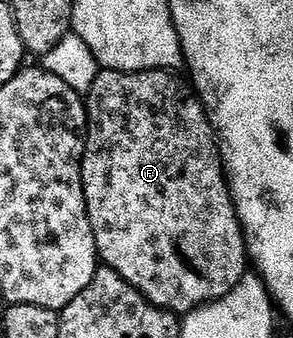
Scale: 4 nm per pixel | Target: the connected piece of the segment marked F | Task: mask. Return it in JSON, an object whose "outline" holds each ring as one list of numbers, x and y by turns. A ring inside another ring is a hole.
{"outline":[[151,69,145,73,97,72,96,82,86,94,86,136,84,155,80,163,84,202,88,212,88,222,92,228,92,238,96,244,97,258,107,268,113,269,130,288,142,294,149,305,175,315,187,315,193,309,199,309,201,305,208,305,211,301,222,299,243,279,250,265,248,250,244,247,244,233,240,230,236,205,228,189,212,126,208,123,208,116,204,114,200,98,194,95,193,90,185,82,184,85,176,75,162,69]]}

